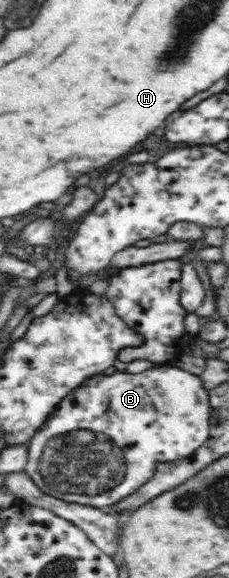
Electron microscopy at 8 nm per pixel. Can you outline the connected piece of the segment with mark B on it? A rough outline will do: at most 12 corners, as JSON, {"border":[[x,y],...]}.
{"border":[[176,366],[89,378],[28,441],[43,493],[103,510],[209,437]]}

